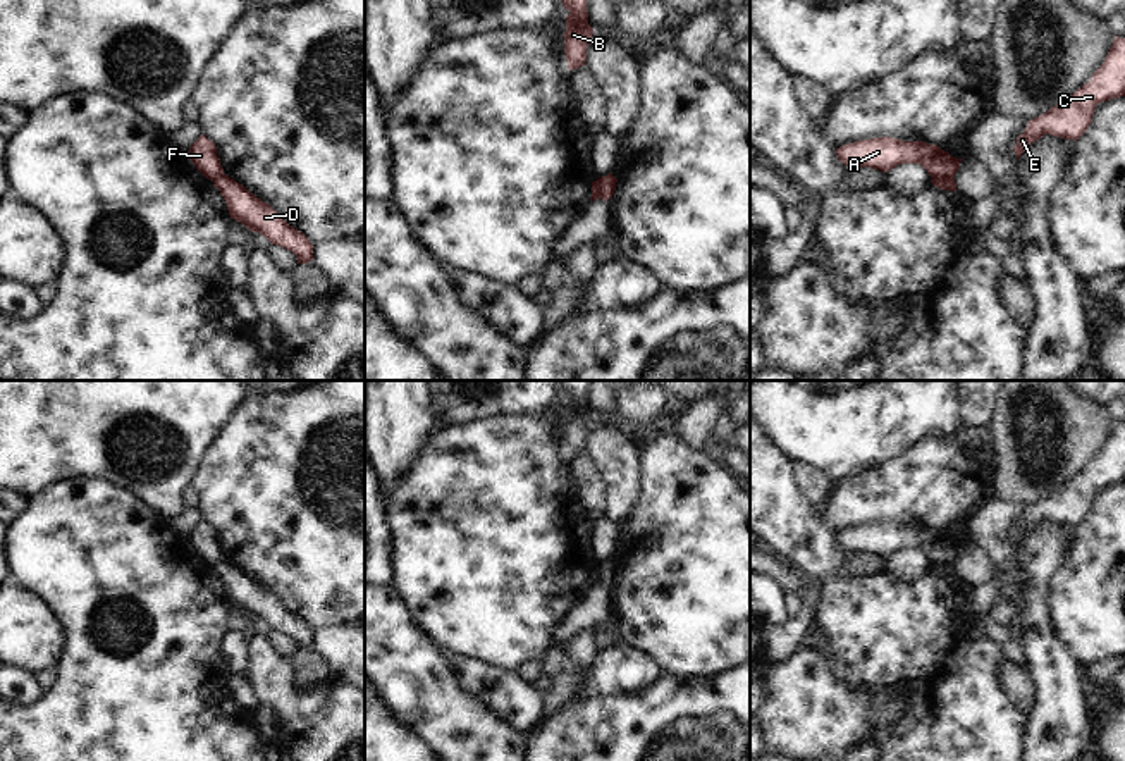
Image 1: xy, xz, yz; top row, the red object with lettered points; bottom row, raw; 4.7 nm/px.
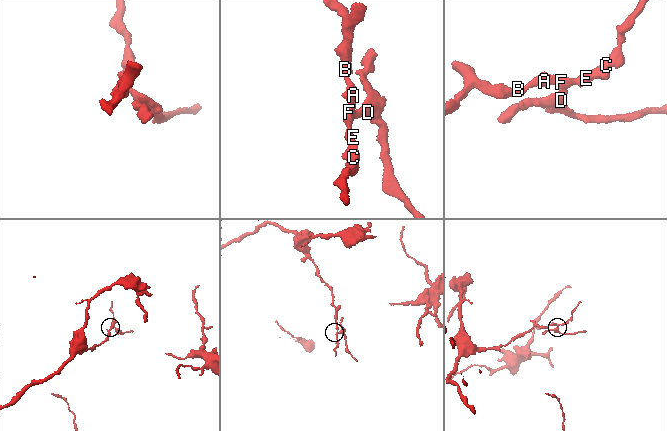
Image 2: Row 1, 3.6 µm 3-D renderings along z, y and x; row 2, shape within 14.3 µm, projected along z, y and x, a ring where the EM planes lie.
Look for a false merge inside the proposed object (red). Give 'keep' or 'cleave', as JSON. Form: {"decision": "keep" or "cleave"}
{"decision": "cleave"}

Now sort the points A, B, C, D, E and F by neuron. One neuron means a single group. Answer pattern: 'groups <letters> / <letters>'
groups A B C E F / D

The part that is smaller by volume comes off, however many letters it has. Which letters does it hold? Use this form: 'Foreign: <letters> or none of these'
Foreign: D

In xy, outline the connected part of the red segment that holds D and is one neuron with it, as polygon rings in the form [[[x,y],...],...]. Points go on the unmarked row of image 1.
[[[225,560],[215,563],[213,572],[224,582],[231,604],[241,608],[251,618],[260,618],[272,630],[292,637],[298,649],[313,646],[313,630],[310,625],[291,613],[268,589]]]

